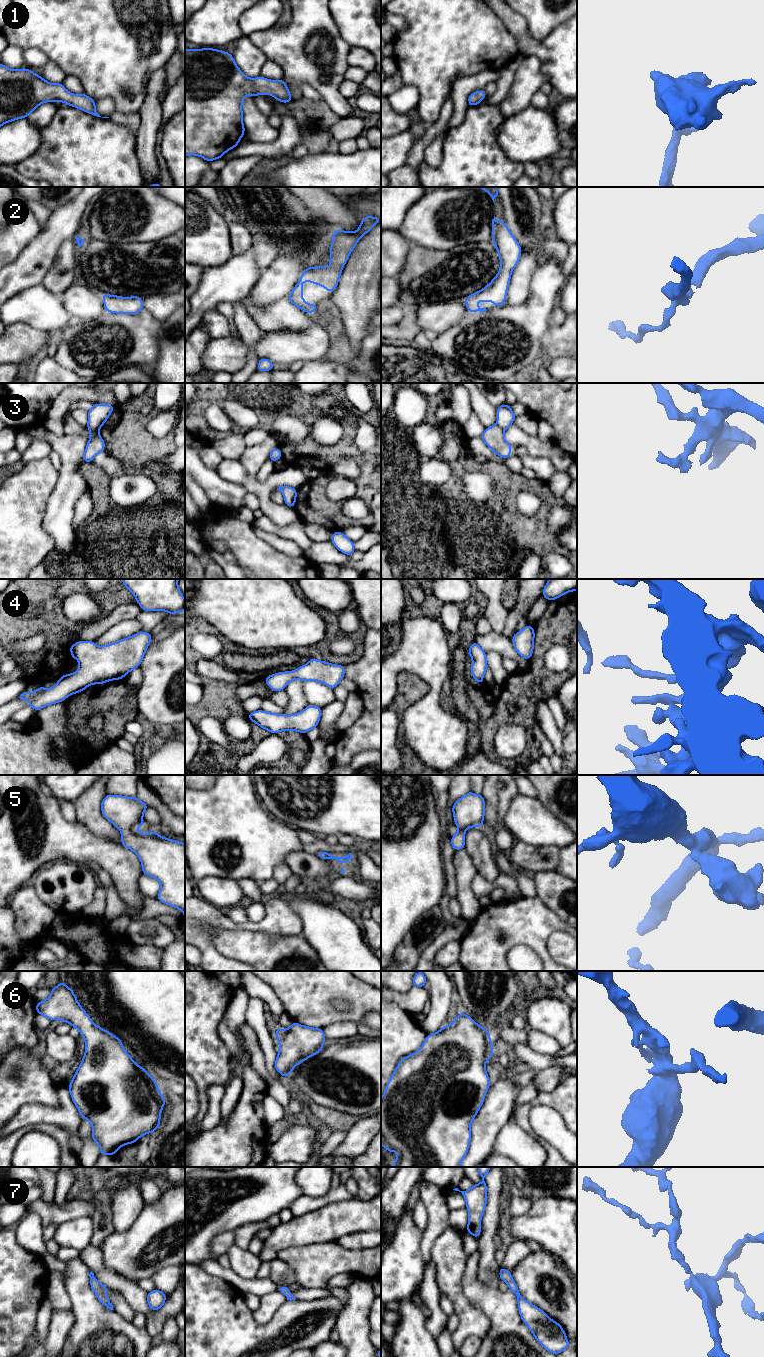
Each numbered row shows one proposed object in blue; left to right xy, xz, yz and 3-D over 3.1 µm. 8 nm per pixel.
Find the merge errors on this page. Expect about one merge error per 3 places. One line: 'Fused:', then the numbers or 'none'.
Fused: 3, 4

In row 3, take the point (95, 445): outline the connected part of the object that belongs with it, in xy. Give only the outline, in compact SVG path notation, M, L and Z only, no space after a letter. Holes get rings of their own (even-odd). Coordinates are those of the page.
M90 431L90 438L85 447L83 462L91 463L93 458L105 450L105 441L99 434L99 431Z

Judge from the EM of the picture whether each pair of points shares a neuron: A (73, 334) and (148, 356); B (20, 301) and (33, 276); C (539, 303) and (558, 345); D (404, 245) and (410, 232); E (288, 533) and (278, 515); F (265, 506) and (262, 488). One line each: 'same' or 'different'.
A: same
B: different
C: different
D: different
E: different
F: same

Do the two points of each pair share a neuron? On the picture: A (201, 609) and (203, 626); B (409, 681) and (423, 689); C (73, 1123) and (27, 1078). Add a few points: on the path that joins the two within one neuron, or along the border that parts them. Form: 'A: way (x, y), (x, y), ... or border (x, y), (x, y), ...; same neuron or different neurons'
A: border (195, 617), (206, 620), (220, 633); different neurons
B: way (412, 684), (420, 689); same neuron
C: border (57, 1086), (58, 1103), (56, 1105), (32, 1103); different neurons

